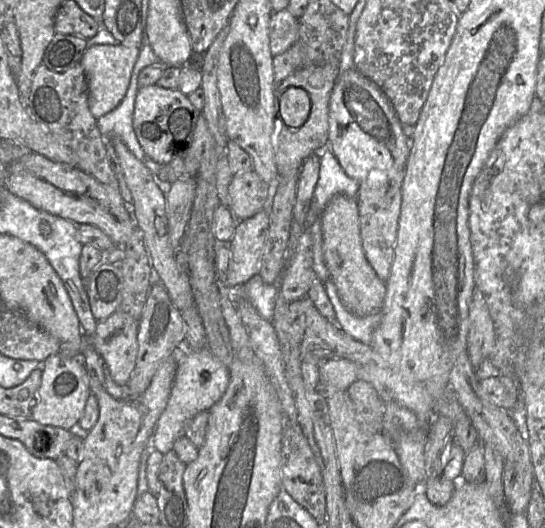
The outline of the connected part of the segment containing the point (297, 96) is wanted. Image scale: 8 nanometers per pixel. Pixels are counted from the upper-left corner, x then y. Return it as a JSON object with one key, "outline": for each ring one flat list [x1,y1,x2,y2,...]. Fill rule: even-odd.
{"outline":[[288,87,279,99,279,114,288,127,300,127,306,121,310,111,310,99,306,91,297,87]]}

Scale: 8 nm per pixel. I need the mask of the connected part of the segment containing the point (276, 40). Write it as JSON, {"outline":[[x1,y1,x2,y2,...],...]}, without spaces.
{"outline":[[287,9,272,12,269,21,269,46,272,56,279,55,296,42,298,19]]}

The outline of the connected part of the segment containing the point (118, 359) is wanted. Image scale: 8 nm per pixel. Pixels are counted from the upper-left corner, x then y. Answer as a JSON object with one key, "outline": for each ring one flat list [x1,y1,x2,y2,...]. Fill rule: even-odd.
{"outline":[[117,311,107,319,98,322,91,339,86,337,85,342,91,345,103,359,112,380,119,386,127,385,136,364,138,329,139,321,127,313]]}

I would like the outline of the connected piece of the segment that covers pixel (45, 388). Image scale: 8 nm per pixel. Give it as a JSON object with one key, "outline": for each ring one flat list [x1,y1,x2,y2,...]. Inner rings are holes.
{"outline":[[60,353,51,355,43,364,41,384,31,419,41,425,76,431,90,393,86,369,80,359,65,357]]}

